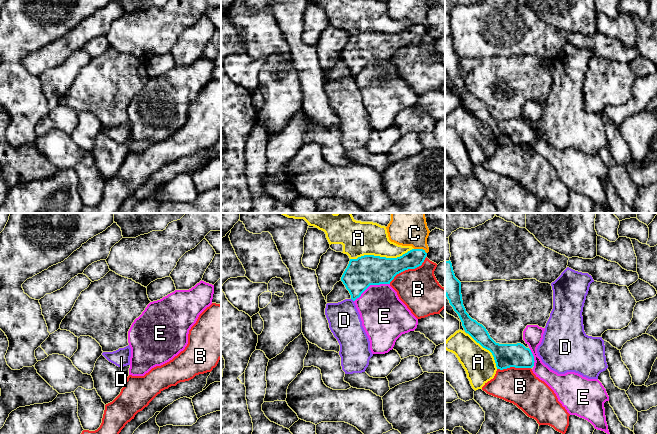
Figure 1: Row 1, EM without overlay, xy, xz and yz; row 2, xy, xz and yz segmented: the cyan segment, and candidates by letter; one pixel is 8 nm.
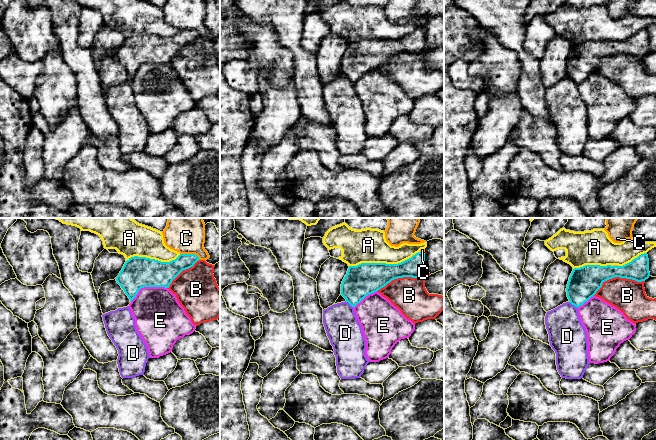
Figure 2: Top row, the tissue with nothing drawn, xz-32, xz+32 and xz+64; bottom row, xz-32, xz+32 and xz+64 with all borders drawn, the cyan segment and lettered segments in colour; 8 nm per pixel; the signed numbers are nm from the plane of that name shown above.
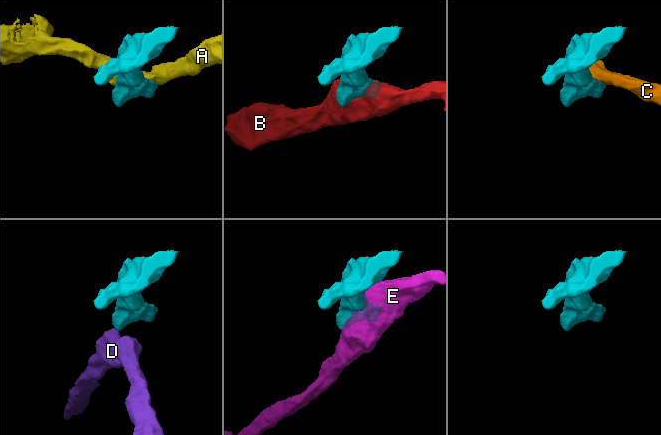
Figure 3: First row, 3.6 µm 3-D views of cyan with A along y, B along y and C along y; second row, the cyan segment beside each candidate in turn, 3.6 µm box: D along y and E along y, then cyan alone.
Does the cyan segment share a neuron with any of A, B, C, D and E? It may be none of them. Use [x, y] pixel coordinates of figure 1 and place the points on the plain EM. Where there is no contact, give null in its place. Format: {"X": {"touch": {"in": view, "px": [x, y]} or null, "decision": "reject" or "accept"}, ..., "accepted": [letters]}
{"A": {"touch": {"in": "xz", "px": [381, 33]}, "decision": "reject"}, "B": {"touch": {"in": "xz", "px": [408, 44]}, "decision": "reject"}, "C": {"touch": {"in": "xz", "px": [420, 25]}, "decision": "reject"}, "D": {"touch": {"in": "xz", "px": [352, 75]}, "decision": "reject"}, "E": {"touch": {"in": "xz", "px": [371, 60]}, "decision": "reject"}, "accepted": []}

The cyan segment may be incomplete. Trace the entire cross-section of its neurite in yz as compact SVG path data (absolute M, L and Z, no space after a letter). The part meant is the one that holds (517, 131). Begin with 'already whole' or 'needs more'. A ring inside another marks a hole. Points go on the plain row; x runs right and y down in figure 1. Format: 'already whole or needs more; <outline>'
already whole; M450 36L445 37L445 71L458 90L465 108L492 129L497 145L532 144L534 142L534 132L529 124L521 119L496 119L486 104L469 92L463 81L461 58L455 53Z

